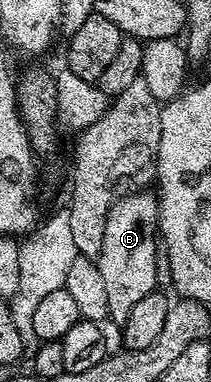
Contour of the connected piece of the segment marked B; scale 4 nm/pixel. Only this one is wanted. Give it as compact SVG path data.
M132 191L121 196L106 219L101 251L94 258L102 283L106 283L108 316L116 323L123 323L130 311L146 295L157 292L156 259L160 232L160 202L155 192Z

